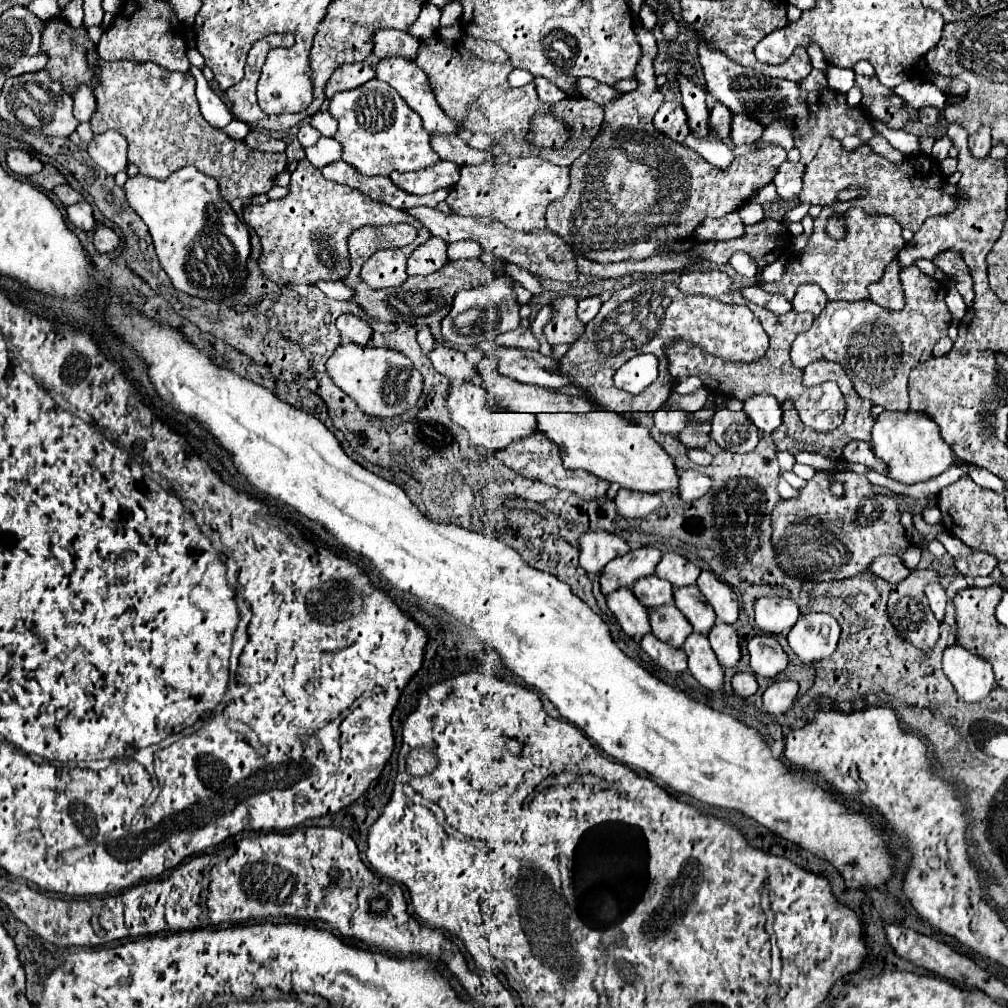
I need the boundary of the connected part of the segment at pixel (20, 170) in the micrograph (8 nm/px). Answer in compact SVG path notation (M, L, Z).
M8 150L6 164L12 172L16 172L20 176L32 176L32 174L42 170L42 162L34 156L30 156L28 152L22 152L22 150Z

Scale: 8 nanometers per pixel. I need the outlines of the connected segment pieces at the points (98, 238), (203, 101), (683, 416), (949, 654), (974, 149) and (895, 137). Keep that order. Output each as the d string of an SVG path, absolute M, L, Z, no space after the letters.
M98 226L94 230L94 246L98 252L110 252L116 246L120 246L120 238L114 234L112 228L106 226Z
M192 66L192 76L196 78L196 100L200 106L200 112L204 116L204 120L216 128L224 128L226 124L230 124L230 120L234 118L232 112L226 108L226 104L212 92L212 88L208 86L204 74Z
M656 410L654 424L664 434L678 434L690 422L688 422L688 414L684 410Z
M958 644L944 650L942 670L956 688L958 696L966 702L984 700L996 686L992 666Z
M982 126L978 132L970 134L968 144L970 144L970 152L972 152L974 158L986 158L986 156L988 156L988 152L990 152L990 148L992 148L990 132L992 132L990 126Z
M870 118L870 122L872 122L872 128L874 128L878 134L882 134L894 148L898 148L900 152L904 152L906 156L910 156L910 154L920 154L918 138L916 138L916 136L912 136L912 134L908 134L908 132L904 132L904 130L892 130L892 128L884 126L882 122L878 122L878 120L874 120L874 118Z

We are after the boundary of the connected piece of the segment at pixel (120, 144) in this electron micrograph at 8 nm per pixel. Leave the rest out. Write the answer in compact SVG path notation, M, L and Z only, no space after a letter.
M106 130L102 134L96 134L92 142L88 144L90 158L104 168L108 174L116 174L120 170L126 170L128 158L126 158L126 138L122 134L116 134L112 130Z

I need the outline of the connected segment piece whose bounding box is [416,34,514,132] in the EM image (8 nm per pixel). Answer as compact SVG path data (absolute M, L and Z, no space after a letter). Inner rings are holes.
M432 34L430 38L420 42L416 64L426 72L440 108L460 124L458 132L464 130L464 114L470 102L478 98L480 90L488 88L490 84L498 84L498 80L500 84L504 84L508 80L508 74L514 70L510 60L504 64L486 62L478 54L470 52L460 40L446 40L440 34Z

